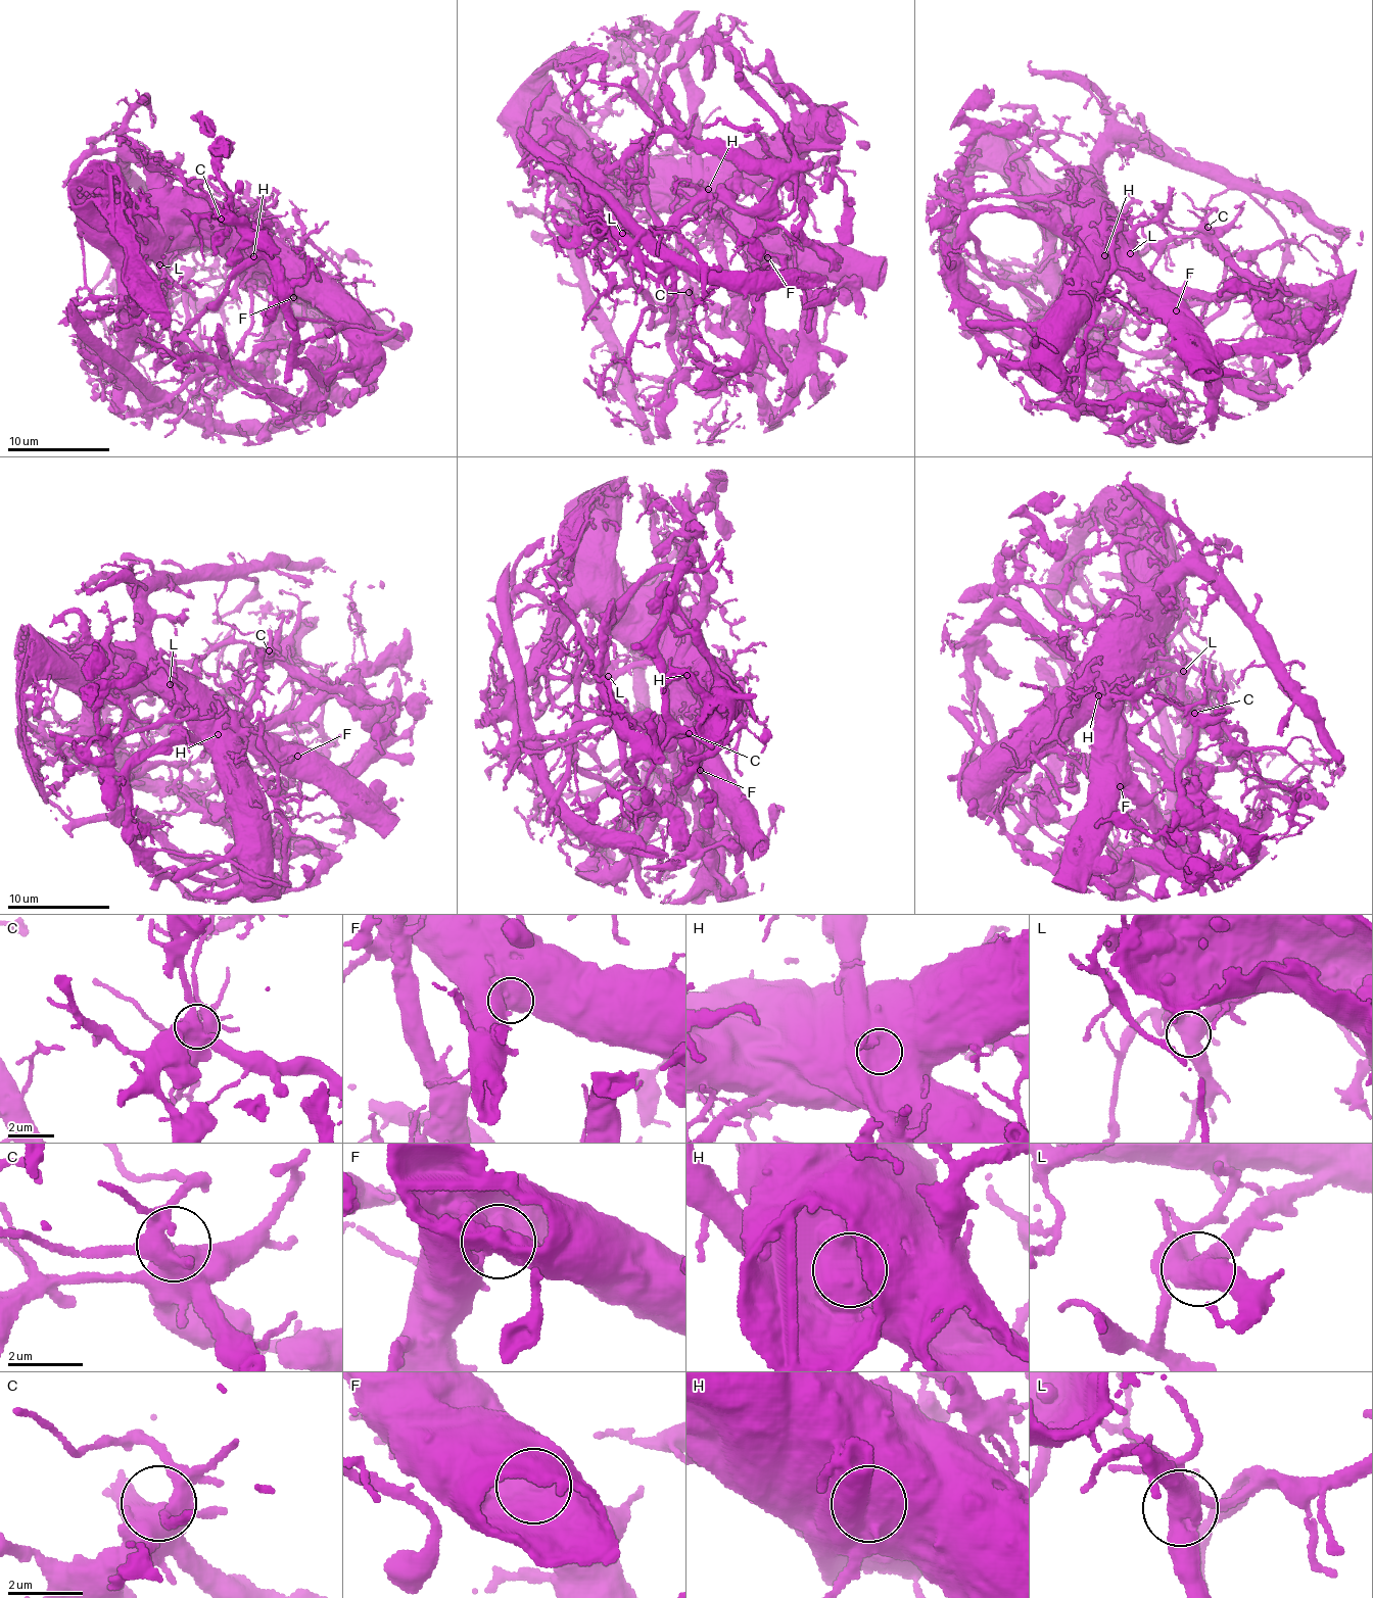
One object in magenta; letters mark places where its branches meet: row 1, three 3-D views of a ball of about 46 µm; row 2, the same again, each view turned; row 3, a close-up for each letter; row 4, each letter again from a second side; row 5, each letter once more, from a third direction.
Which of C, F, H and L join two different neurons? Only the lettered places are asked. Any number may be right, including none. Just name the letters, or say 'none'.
H, L

